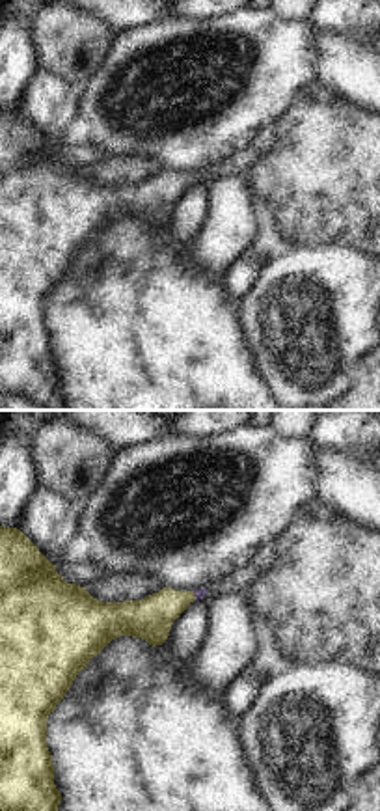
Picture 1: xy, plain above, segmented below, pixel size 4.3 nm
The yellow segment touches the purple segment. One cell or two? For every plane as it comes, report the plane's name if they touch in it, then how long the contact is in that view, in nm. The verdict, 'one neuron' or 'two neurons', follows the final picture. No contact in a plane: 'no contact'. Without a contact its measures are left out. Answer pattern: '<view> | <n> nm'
xy | 40 nm

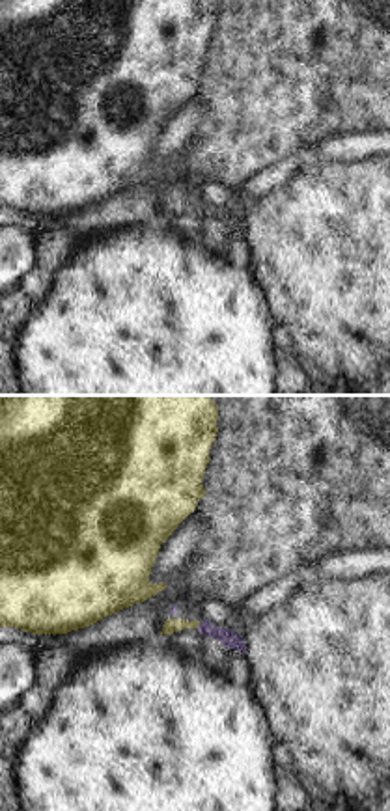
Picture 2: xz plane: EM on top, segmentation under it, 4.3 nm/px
xz | 40 nm

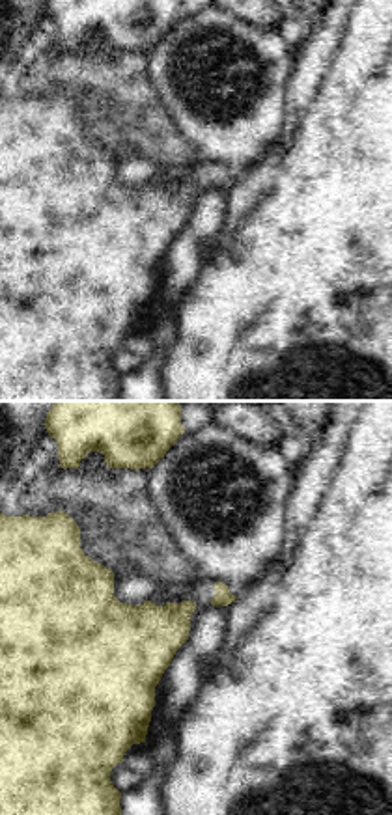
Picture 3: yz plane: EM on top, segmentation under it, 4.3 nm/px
no contact

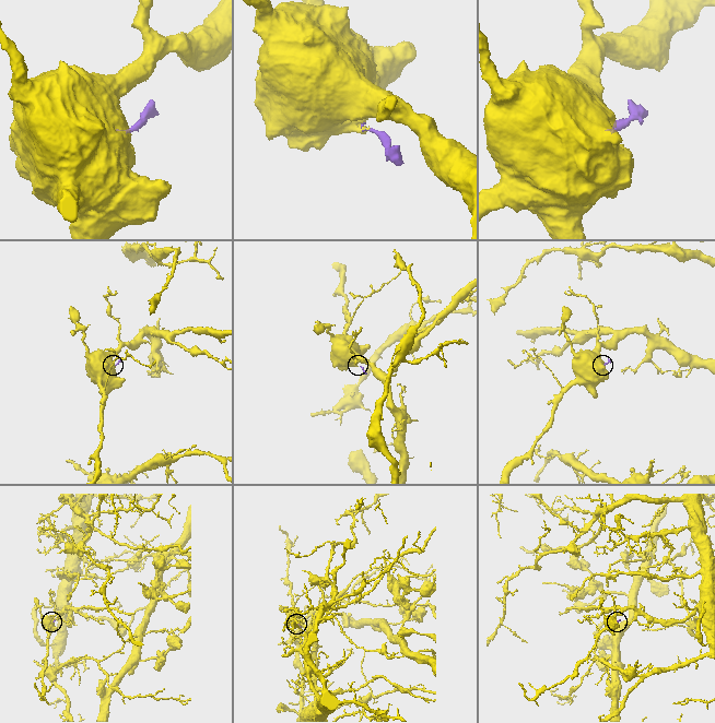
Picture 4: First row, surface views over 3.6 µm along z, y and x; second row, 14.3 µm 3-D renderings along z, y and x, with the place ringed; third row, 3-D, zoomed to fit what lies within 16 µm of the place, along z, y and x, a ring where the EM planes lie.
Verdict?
one neuron

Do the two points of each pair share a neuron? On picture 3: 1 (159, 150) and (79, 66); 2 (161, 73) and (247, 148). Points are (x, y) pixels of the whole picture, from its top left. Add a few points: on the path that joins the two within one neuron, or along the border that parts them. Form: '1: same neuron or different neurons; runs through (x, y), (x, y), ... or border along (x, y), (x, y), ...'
1: same neuron; runs through (135, 125), (122, 112), (122, 94), (103, 75)
2: same neuron; runs through (178, 97), (193, 114), (223, 124)

